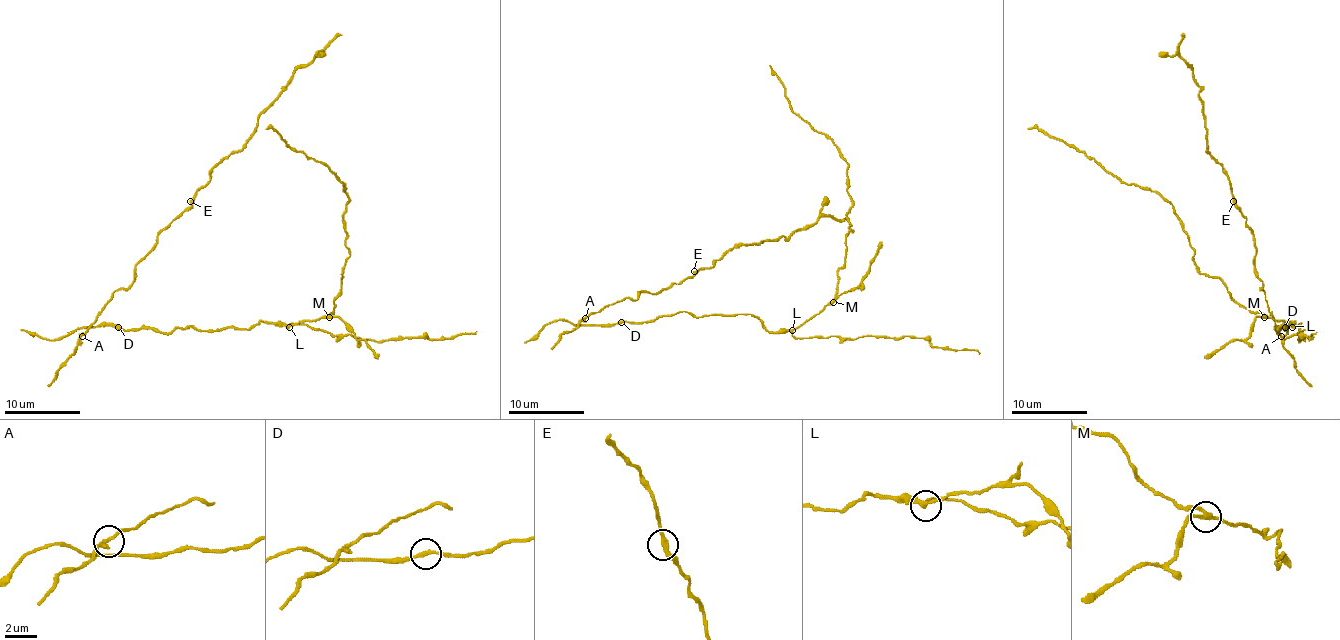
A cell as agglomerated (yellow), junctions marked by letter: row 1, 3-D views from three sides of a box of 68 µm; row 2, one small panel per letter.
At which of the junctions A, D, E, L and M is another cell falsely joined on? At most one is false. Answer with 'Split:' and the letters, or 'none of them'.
Split: M

